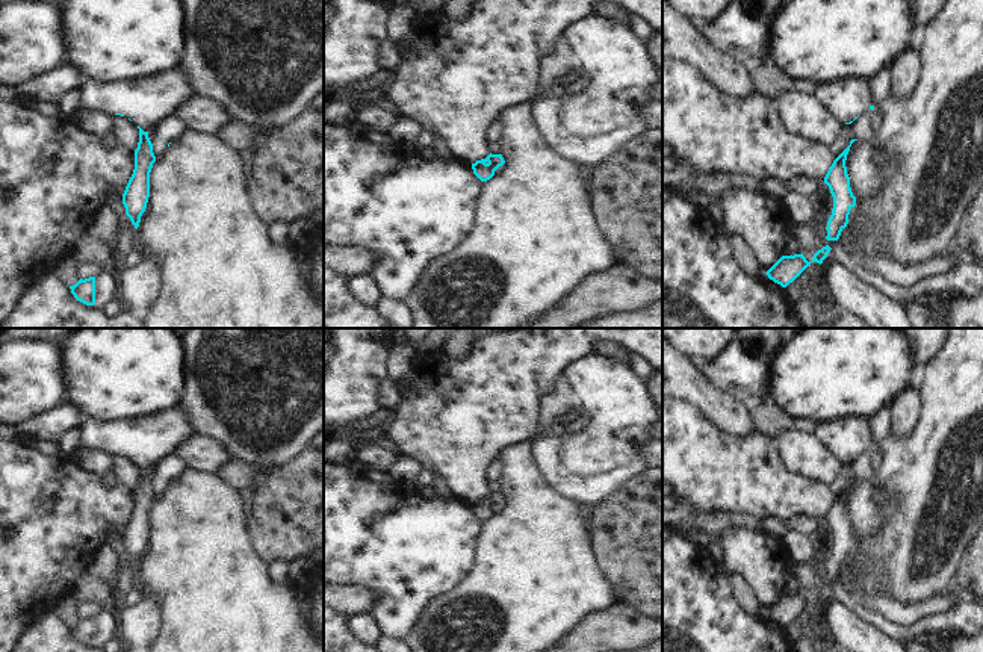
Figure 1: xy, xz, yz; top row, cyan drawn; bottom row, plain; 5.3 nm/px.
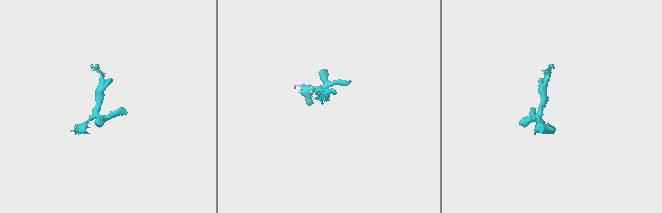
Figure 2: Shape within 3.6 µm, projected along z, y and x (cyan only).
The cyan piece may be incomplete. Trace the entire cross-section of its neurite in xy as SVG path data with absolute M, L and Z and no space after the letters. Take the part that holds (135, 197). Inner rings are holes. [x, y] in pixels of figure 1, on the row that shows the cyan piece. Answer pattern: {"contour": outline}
{"contour": "M181 64L169 71L135 80L85 77L80 91L79 118L94 110L106 110L127 116L139 129L135 169L122 194L126 215L138 228L148 203L150 172L156 162L150 139L163 118L197 97L191 73Z"}

